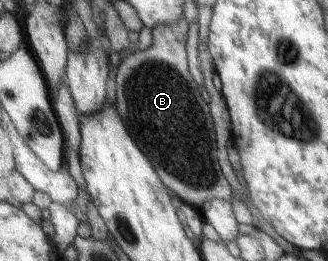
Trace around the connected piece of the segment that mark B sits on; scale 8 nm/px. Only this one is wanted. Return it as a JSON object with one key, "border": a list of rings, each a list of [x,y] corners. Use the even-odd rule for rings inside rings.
{"border":[[[180,16],[172,24],[157,24],[151,29],[151,46],[143,50],[133,50],[115,70],[115,106],[125,130],[151,163],[159,180],[175,192],[182,203],[201,209],[211,199],[231,201],[231,188],[223,178],[215,158],[215,134],[207,104],[201,100],[199,90],[191,76],[187,74],[185,60],[185,38],[187,22]]]}

